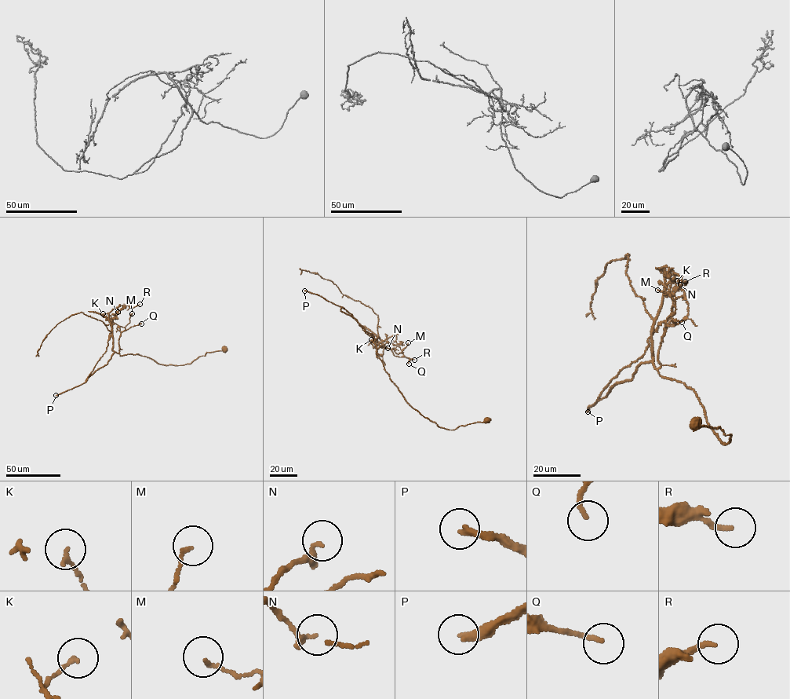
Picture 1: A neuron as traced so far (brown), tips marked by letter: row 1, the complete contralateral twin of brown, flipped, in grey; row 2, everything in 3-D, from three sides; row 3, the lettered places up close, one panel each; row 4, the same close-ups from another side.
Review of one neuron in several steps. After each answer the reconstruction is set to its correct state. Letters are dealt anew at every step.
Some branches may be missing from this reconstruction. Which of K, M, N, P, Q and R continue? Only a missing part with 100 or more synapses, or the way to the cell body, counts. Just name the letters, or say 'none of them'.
P

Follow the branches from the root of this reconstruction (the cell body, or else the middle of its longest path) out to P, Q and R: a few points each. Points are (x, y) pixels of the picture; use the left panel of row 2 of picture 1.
P: (224, 349), (175, 365), (114, 351), (107, 364), (85, 382), (56, 395)
Q: (224, 349), (207, 352), (191, 364), (183, 365), (161, 364), (138, 354), (120, 356), (120, 333), (141, 323)
R: (224, 349), (183, 365), (161, 364), (138, 354), (120, 356), (112, 349), (109, 312), (120, 305), (140, 304)

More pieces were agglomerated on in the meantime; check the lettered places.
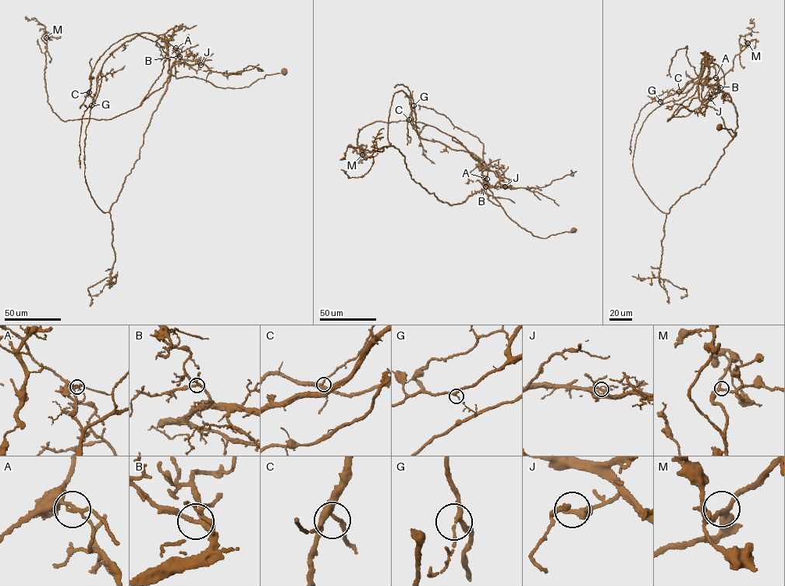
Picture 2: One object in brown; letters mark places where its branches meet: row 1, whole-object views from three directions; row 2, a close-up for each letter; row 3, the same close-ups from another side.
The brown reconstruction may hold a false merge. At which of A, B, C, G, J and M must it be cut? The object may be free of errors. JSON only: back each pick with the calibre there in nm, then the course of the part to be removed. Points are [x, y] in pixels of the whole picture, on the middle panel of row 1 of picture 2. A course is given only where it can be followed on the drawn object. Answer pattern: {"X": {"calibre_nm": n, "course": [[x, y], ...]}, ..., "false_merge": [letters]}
{"A": {"calibre_nm": 160, "course": [[487, 179], [485, 188], [450, 205], [411, 179], [388, 137], [396, 92], [410, 99], [413, 128], [435, 164]]}, "false_merge": ["A"]}

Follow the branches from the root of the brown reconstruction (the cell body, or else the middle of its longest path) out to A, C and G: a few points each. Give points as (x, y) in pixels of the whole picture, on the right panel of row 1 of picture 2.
A: (719, 127), (730, 129), (737, 133), (736, 135), (732, 136), (718, 111), (701, 102), (705, 81), (715, 77)
C: (719, 127), (736, 135), (718, 111), (699, 99), (705, 51), (699, 74), (668, 94), (679, 91)
G: (719, 127), (736, 135), (732, 136), (718, 111), (699, 99), (705, 51), (699, 74), (680, 92), (660, 101)

